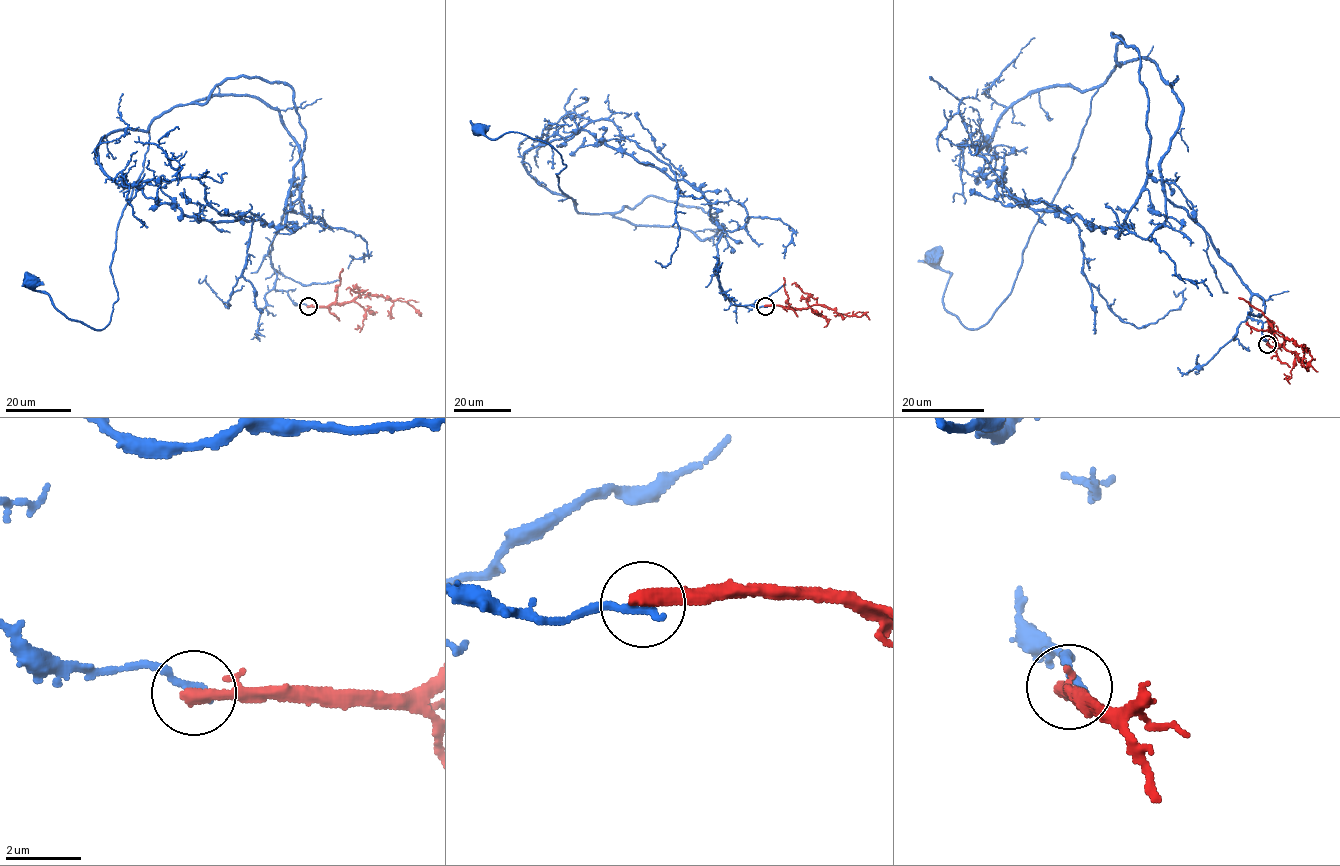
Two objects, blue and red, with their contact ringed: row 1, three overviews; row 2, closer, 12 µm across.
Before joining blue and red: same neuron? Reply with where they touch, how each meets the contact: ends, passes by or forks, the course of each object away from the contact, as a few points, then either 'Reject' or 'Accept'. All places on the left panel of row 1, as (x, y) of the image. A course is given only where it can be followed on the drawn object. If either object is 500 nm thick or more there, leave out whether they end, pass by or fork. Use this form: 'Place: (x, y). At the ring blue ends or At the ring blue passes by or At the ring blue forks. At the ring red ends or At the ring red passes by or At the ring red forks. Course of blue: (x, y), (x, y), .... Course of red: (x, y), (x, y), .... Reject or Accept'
Place: (308, 306). At the ring blue ends. At the ring red ends. Course of blue: (308, 306), (275, 289), (270, 256), (299, 147), (249, 96), (148, 128), (104, 328), (31, 280). Course of red: (308, 306), (327, 306), (353, 302), (362, 294), (377, 295), (406, 301), (421, 316). Reject

